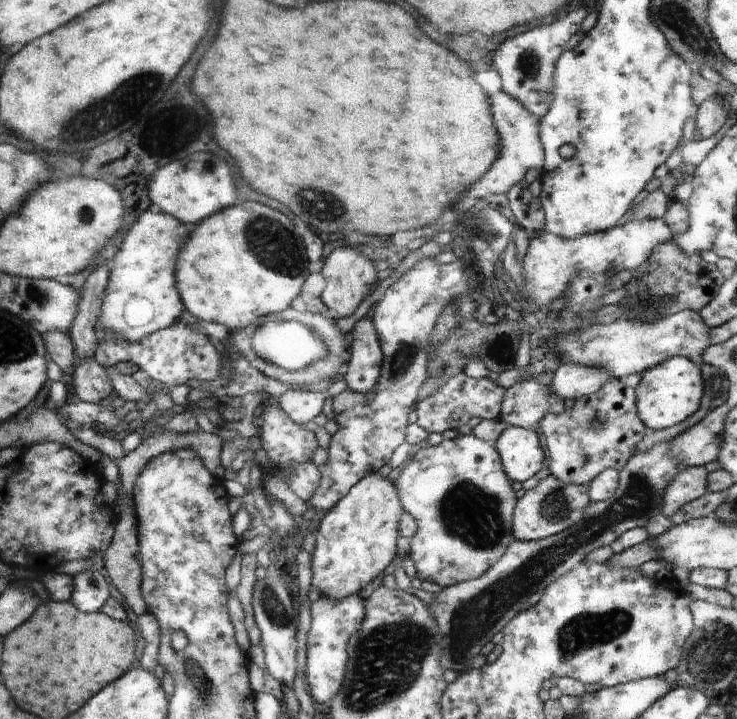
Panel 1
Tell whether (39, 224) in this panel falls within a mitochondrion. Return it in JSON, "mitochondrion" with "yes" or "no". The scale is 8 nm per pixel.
{"mitochondrion":"no"}

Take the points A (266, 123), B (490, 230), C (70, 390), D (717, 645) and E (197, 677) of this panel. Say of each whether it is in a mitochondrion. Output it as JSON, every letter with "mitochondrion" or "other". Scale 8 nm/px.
{"A":"other","B":"mitochondrion","C":"other","D":"mitochondrion","E":"mitochondrion"}

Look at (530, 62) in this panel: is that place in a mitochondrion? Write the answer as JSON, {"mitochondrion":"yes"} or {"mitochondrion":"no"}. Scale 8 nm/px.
{"mitochondrion":"yes"}

